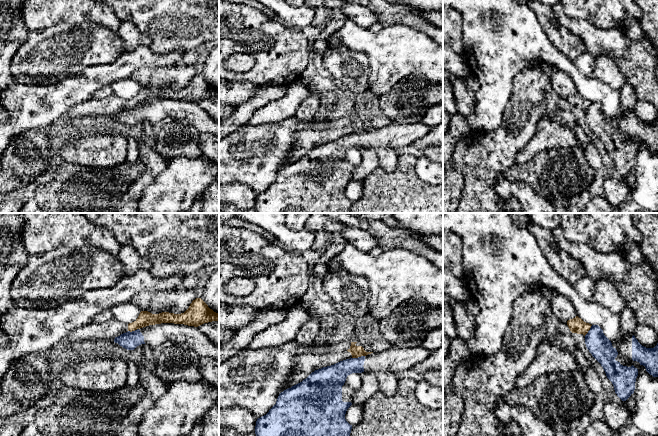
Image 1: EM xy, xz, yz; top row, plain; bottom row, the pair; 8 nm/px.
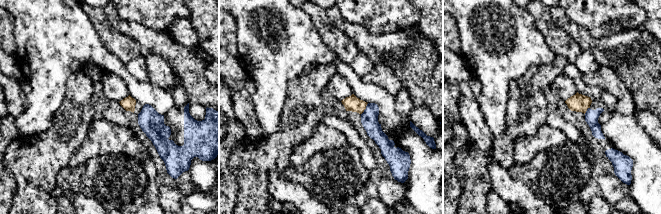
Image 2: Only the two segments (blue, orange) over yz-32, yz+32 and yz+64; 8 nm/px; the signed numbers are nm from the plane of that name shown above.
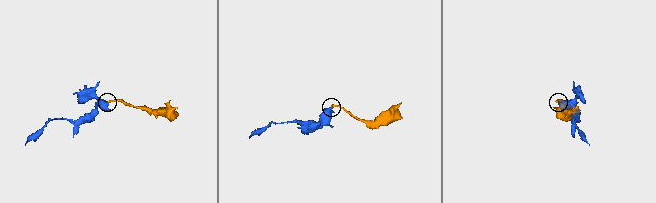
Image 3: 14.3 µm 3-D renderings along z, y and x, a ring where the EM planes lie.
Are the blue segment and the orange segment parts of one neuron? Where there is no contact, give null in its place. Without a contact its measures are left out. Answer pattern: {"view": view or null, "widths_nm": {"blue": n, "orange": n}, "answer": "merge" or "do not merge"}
{"view": "xz", "widths_nm": {"blue": 190, "orange": 100}, "answer": "do not merge"}

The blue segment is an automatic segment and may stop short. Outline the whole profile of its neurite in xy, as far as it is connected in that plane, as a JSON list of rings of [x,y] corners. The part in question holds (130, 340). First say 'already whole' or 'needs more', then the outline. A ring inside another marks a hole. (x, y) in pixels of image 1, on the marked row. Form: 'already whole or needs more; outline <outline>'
needs more; outline [[[184,324],[149,325],[132,332],[123,333],[114,339],[115,343],[127,350],[134,350],[137,346],[145,343],[156,348],[166,341],[186,345],[199,357],[219,359],[219,347],[197,327]]]

